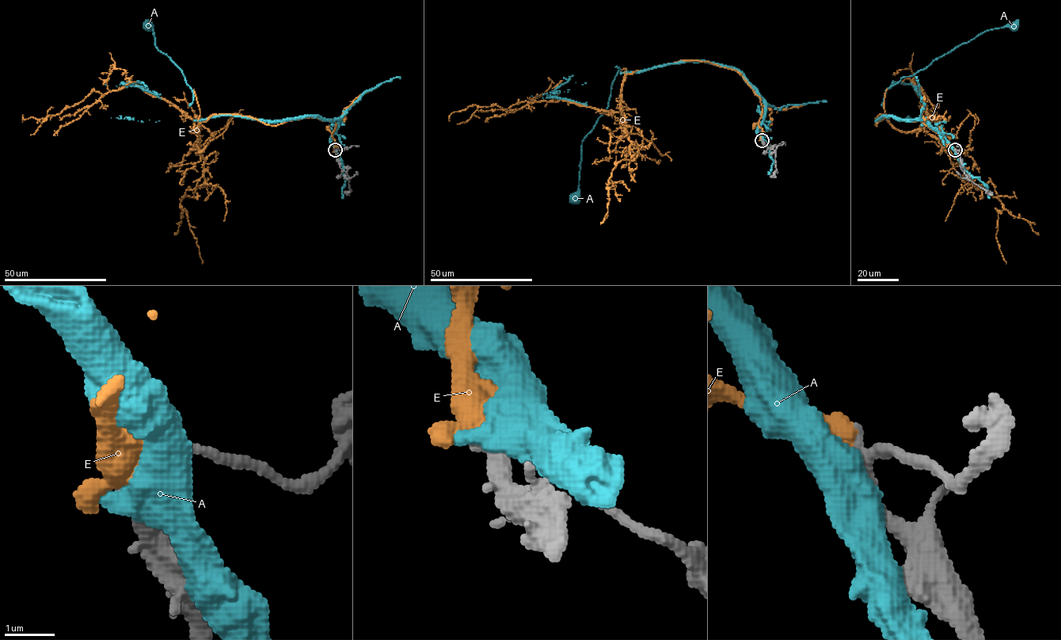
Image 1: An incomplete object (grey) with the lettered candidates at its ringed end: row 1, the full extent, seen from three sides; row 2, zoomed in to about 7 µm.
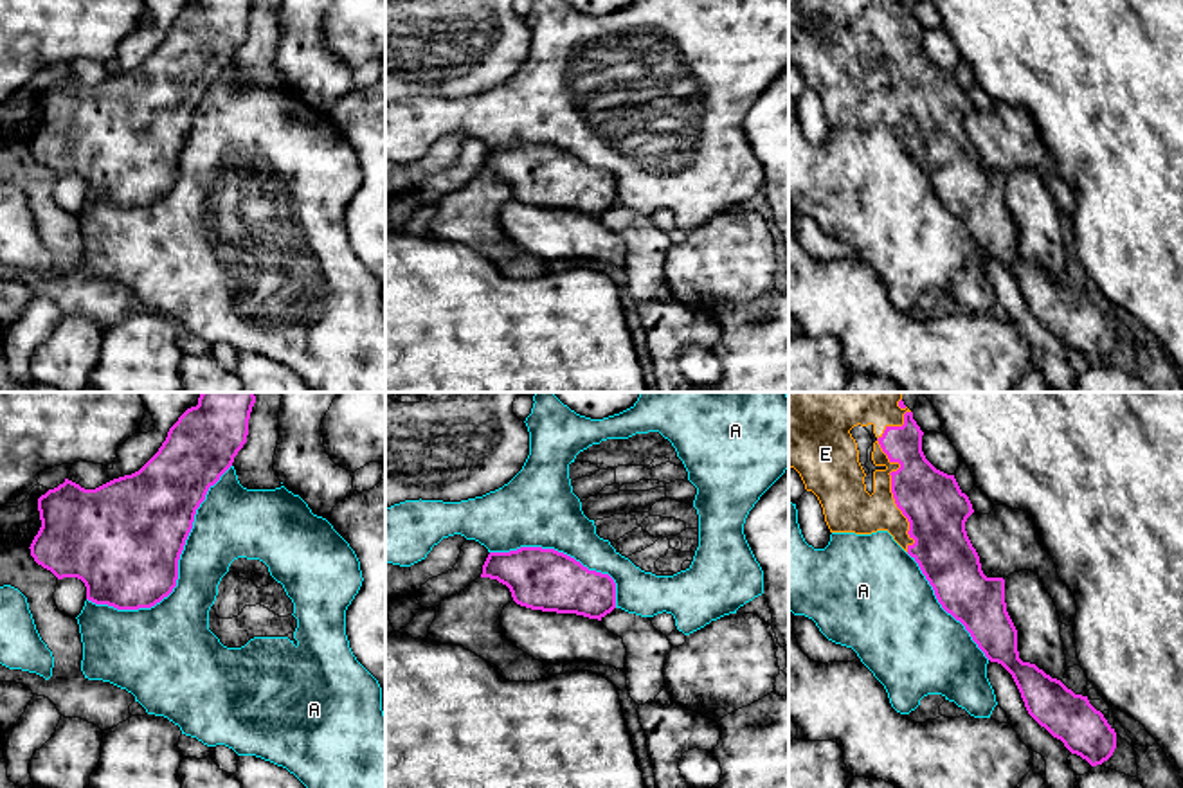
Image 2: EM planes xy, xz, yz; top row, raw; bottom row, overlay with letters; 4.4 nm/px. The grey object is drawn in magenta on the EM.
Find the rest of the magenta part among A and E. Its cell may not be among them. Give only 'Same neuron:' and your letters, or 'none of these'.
Same neuron: E

